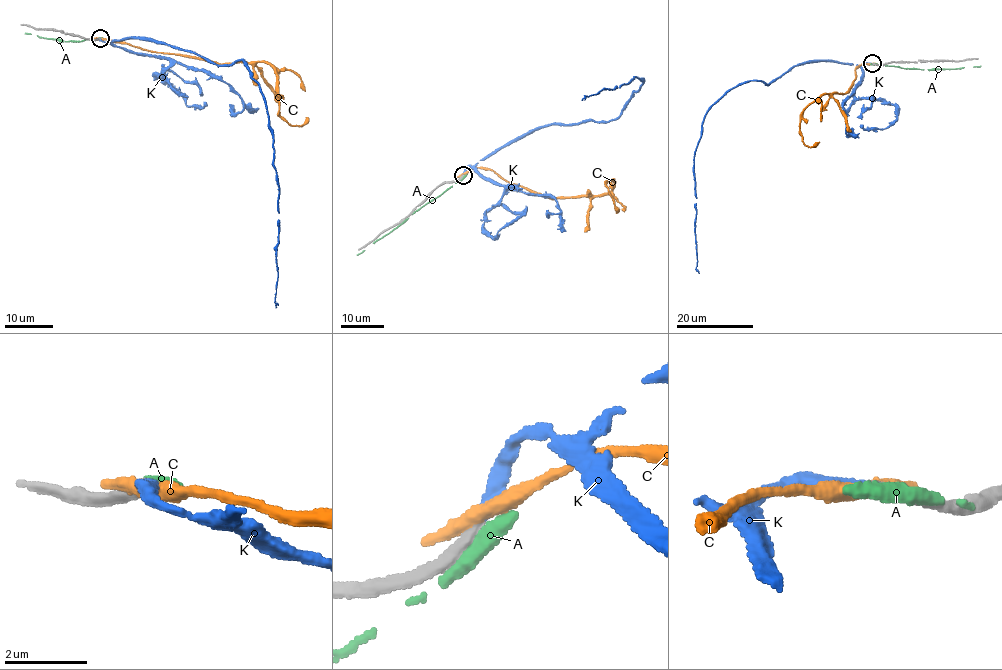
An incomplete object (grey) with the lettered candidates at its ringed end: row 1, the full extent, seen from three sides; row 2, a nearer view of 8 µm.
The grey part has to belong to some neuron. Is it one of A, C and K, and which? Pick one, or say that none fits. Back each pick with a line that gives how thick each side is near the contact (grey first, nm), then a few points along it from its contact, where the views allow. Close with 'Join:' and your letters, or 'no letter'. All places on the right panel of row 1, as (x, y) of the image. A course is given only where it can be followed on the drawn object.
K: Thickness 240 nm (grey) against 240 nm. Its course: (872, 63), (802, 63), (766, 85), (758, 80), (739, 83), (710, 108), (702, 122), (693, 164), (699, 273)
Join: K

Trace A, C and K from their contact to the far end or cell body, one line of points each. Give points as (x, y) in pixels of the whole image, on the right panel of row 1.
A: (875, 64), (923, 70), (981, 66)
C: (873, 64), (854, 68), (848, 91), (820, 96), (801, 113), (805, 145), (819, 141)
K: (872, 63), (802, 63), (766, 85), (758, 80), (739, 83), (710, 108), (702, 122), (693, 164), (699, 273)

